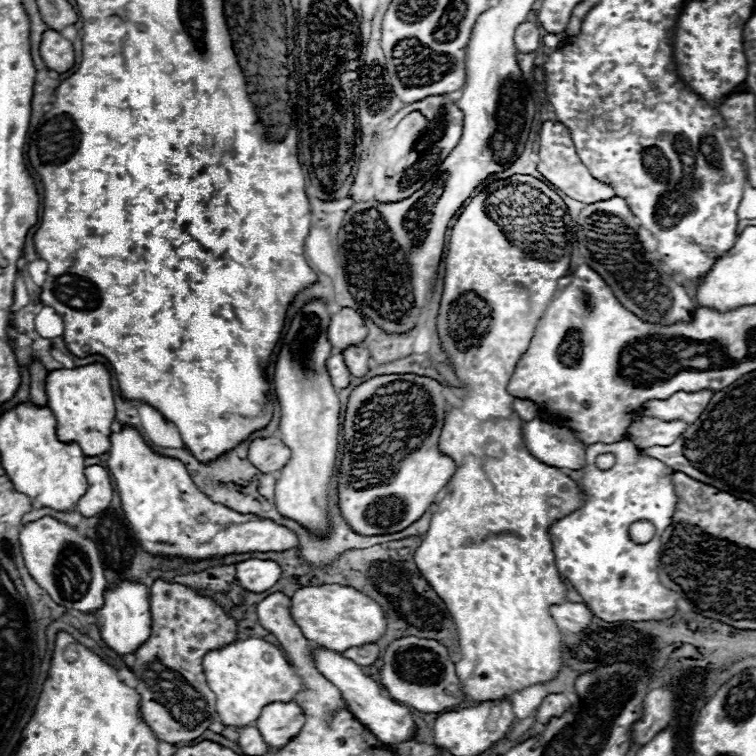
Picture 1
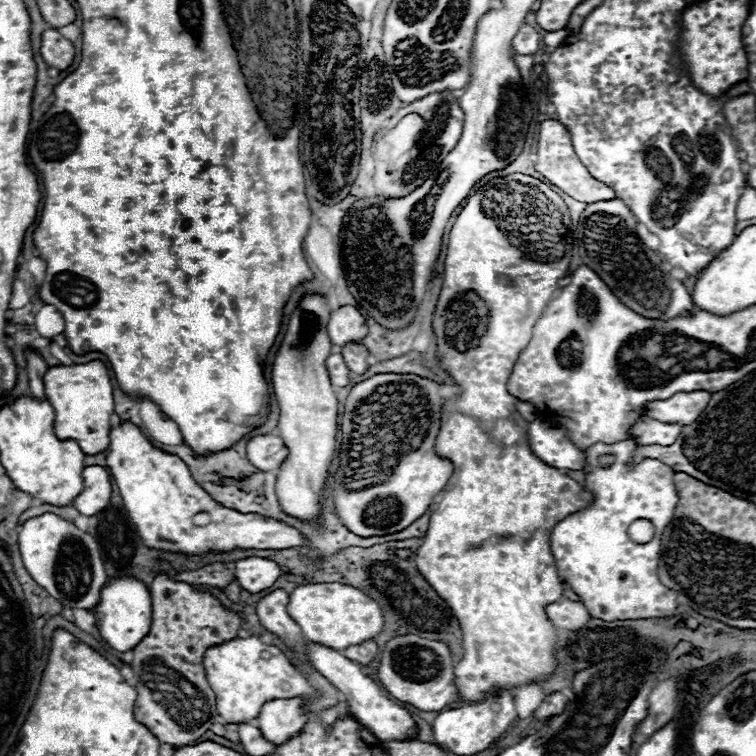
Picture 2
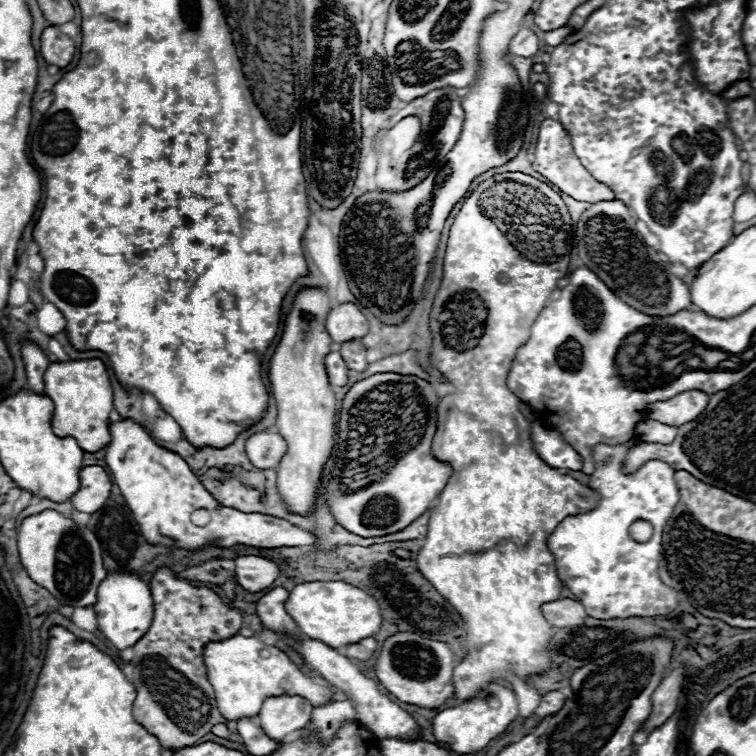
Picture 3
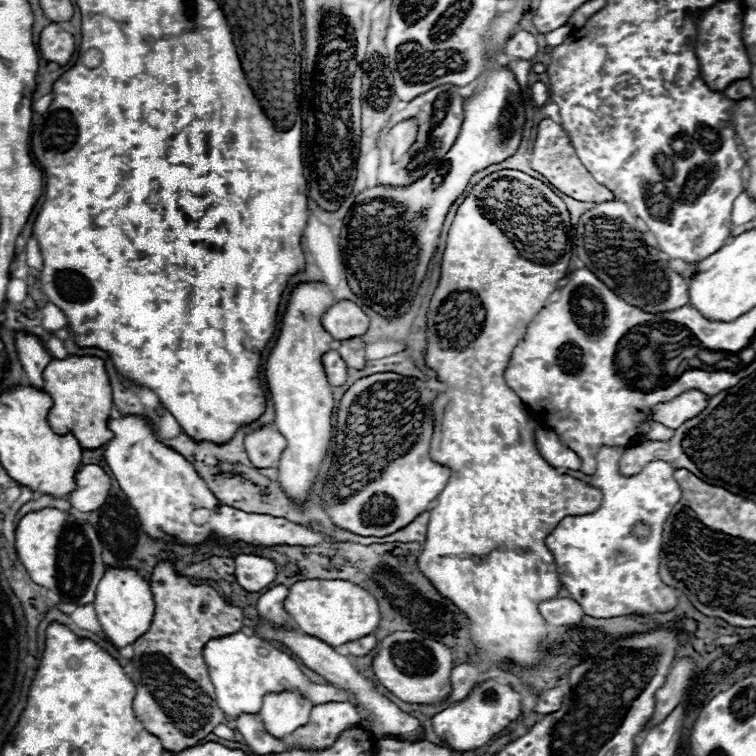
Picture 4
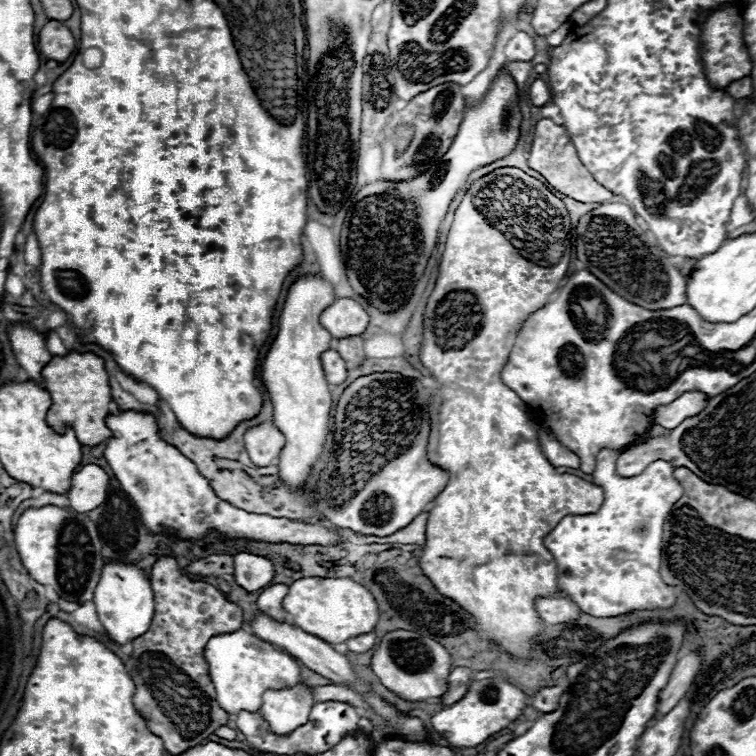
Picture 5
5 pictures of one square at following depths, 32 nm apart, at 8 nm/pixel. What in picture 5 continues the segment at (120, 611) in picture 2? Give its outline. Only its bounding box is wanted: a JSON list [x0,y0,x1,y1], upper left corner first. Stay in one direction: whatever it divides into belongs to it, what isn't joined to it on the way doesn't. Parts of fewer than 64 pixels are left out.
[94,564,154,646]

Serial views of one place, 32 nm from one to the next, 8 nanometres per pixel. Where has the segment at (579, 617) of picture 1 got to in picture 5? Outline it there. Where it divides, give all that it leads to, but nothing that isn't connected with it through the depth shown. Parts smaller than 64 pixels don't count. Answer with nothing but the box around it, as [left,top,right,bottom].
[536,598,582,624]

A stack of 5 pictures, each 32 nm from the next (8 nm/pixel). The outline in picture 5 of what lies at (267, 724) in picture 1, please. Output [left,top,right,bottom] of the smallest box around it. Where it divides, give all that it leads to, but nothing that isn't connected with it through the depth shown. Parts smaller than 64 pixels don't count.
[260,686,314,736]

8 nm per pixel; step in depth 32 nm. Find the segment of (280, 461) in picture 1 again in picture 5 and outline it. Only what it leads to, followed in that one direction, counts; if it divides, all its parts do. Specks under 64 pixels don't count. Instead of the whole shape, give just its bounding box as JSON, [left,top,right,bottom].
[244,422,284,466]

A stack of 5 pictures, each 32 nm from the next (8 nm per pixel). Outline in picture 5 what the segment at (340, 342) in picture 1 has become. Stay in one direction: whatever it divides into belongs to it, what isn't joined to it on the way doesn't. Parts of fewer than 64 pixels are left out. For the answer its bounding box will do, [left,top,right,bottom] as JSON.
[322,298,368,338]

